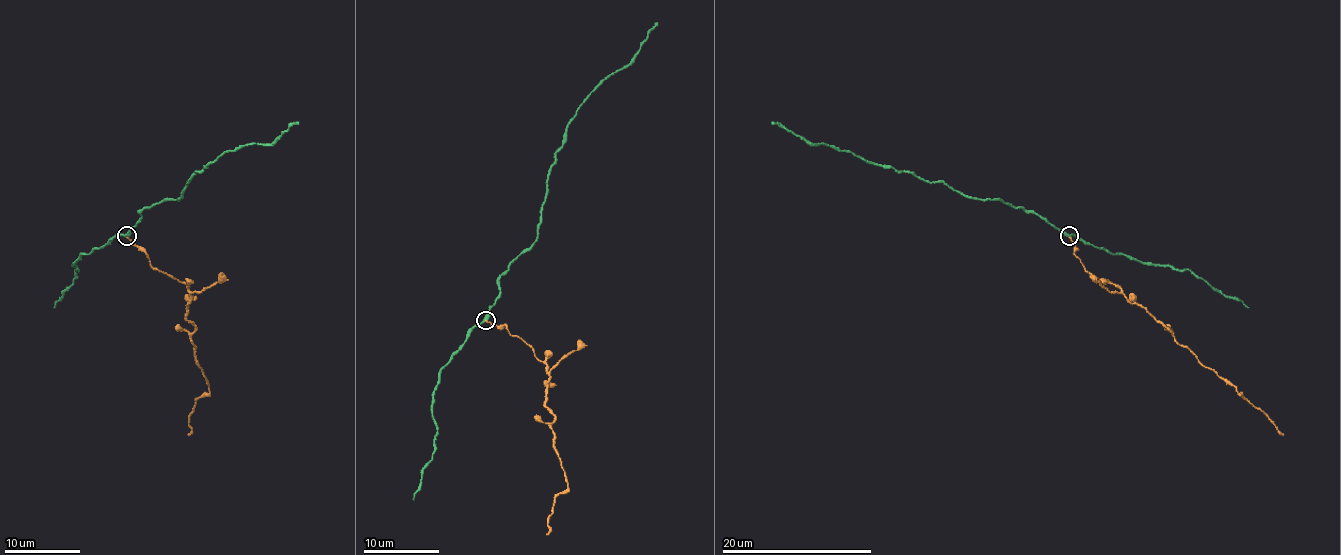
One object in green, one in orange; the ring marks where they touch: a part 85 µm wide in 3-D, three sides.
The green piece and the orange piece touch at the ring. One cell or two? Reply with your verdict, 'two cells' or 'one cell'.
two cells

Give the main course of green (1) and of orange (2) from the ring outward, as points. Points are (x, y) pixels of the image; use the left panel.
1: (126, 235), (141, 213), (160, 201), (180, 198), (188, 181), (224, 152), (272, 143), (299, 122)
2: (126, 237), (190, 294), (186, 318), (195, 327), (195, 361), (208, 391), (195, 401), (188, 435)

